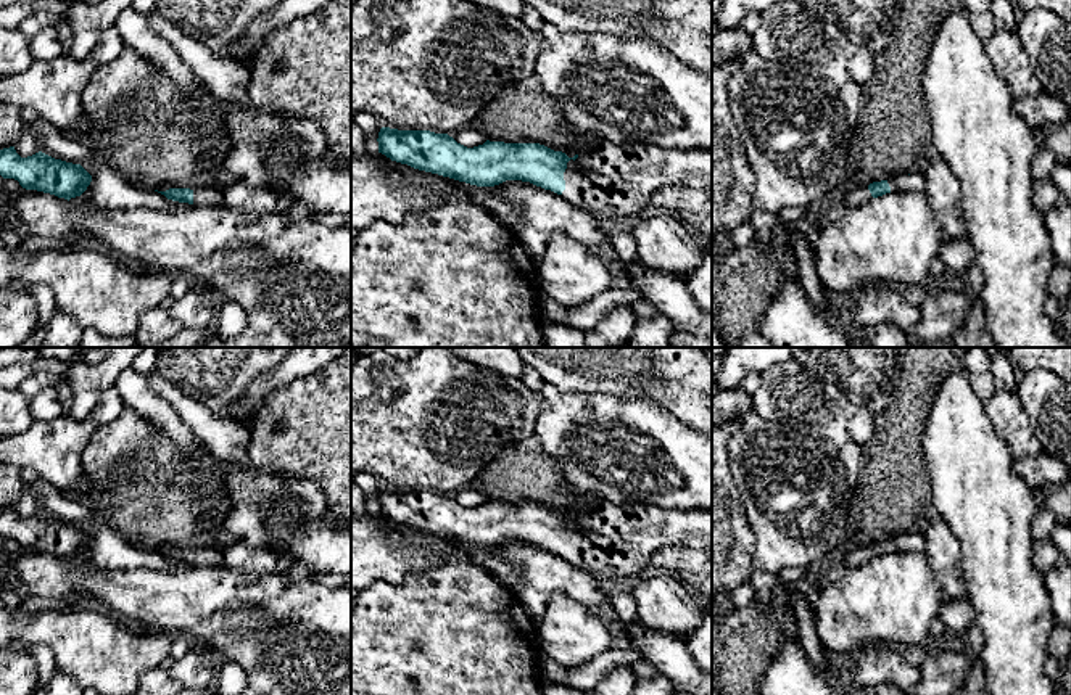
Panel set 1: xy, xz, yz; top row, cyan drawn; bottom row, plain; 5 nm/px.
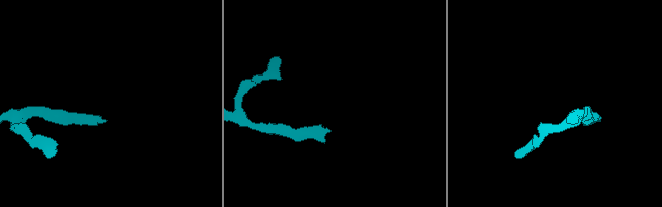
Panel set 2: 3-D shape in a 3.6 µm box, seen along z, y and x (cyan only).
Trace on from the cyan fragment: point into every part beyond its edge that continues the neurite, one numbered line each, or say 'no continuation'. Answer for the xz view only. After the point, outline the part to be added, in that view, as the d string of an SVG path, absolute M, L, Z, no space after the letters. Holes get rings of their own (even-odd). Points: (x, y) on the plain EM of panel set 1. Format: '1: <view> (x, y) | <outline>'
1: xz (616, 541) | M596 502L596 510L585 513L581 526L573 520L567 523L565 550L560 555L594 579L644 574L660 547L712 550L712 510Z

